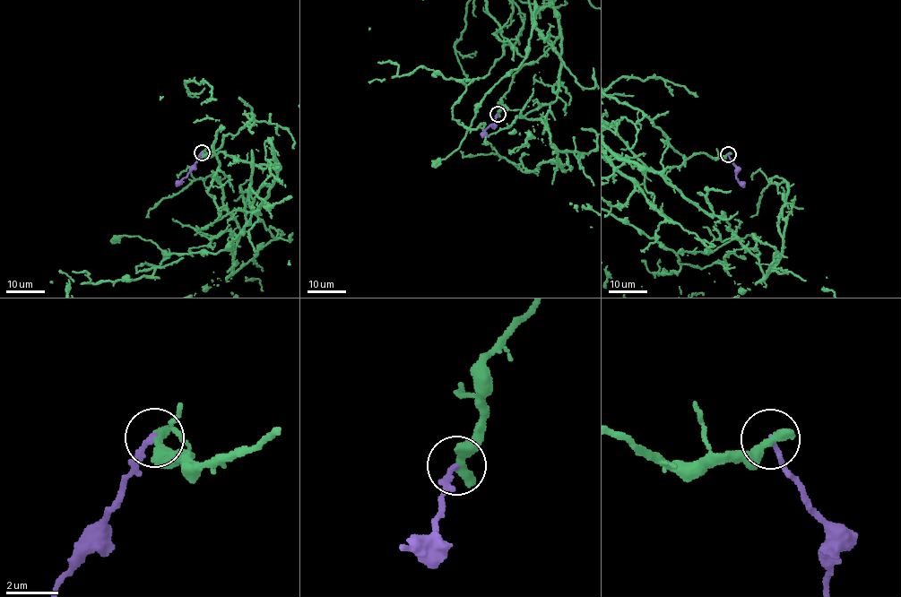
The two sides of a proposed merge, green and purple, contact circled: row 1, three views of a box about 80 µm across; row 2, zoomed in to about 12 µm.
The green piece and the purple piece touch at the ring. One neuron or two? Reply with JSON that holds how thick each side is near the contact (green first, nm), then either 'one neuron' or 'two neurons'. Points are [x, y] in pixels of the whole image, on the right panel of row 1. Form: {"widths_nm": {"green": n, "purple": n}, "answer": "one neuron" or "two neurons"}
{"widths_nm": {"green": 500, "purple": 200}, "answer": "two neurons"}

